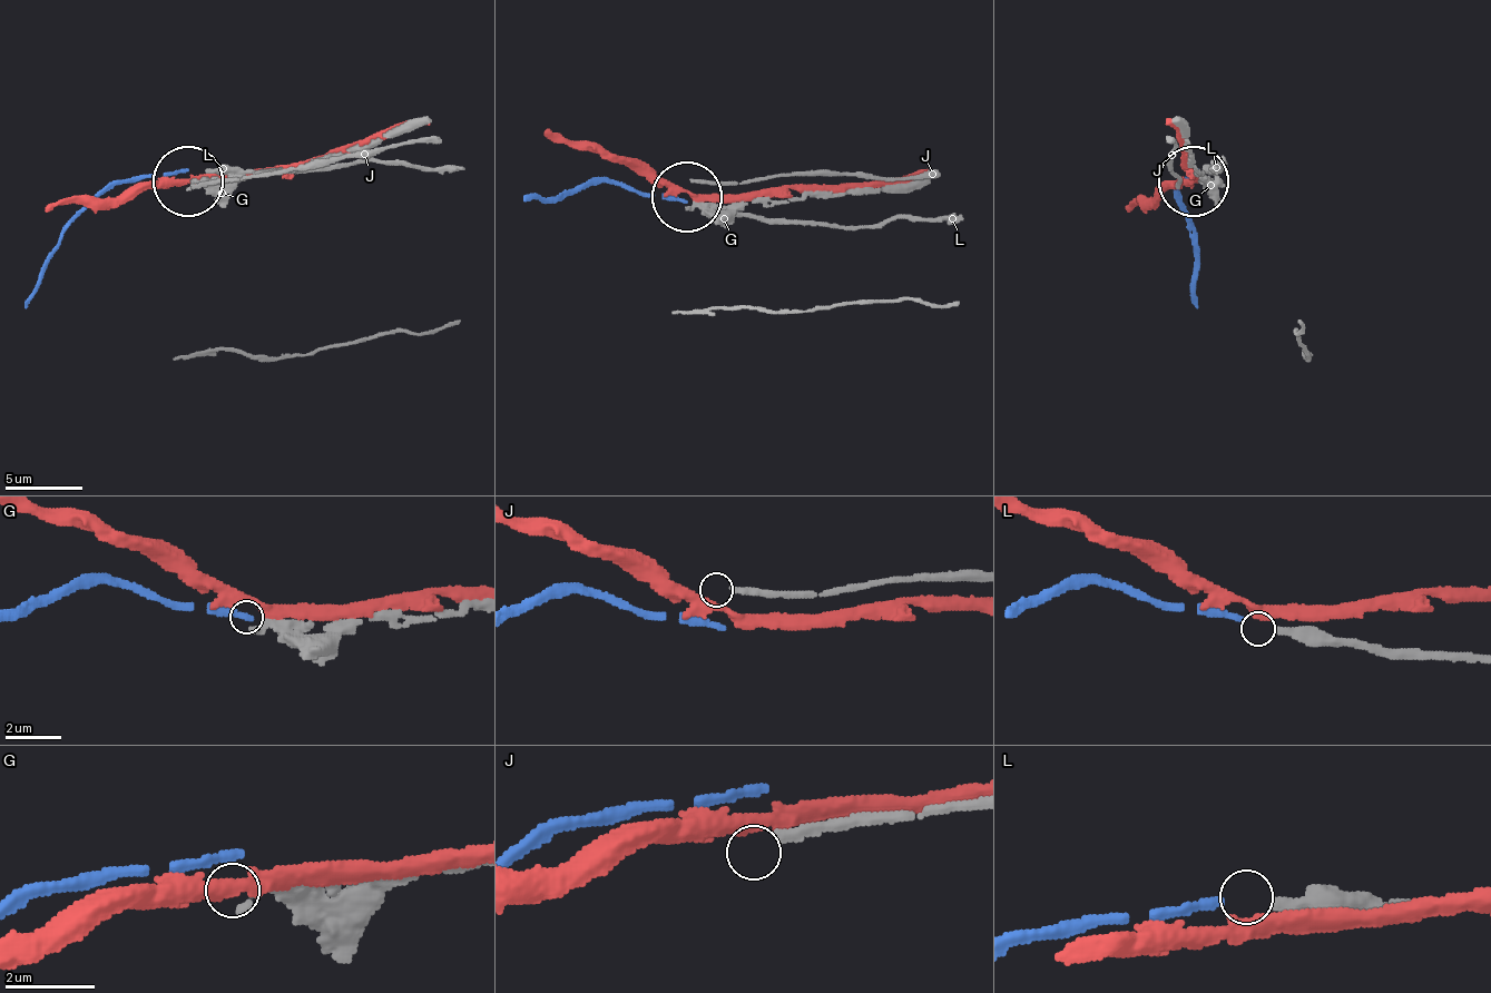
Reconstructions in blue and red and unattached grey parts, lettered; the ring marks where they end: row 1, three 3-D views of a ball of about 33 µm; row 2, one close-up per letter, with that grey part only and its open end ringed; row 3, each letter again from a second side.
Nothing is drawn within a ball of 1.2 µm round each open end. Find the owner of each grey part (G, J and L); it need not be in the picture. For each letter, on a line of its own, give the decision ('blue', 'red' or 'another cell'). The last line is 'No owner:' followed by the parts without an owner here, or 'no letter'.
G: another cell
J: another cell
L: blue
No owner: G, J

